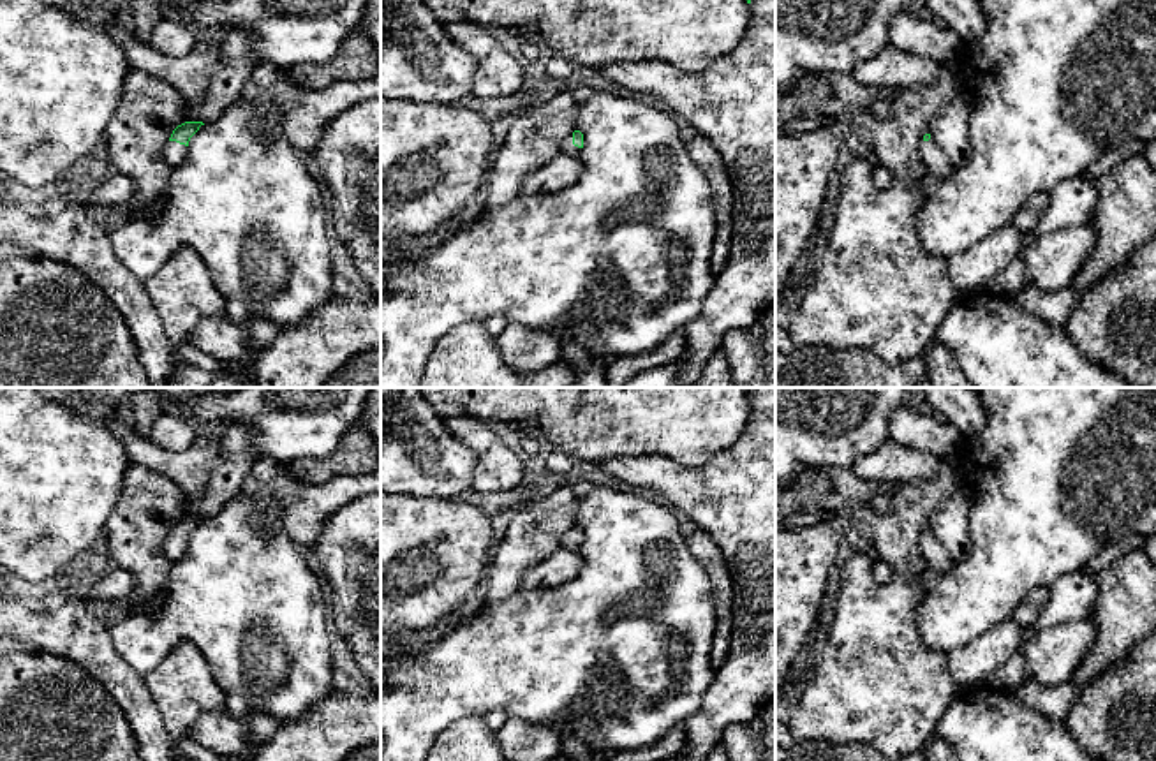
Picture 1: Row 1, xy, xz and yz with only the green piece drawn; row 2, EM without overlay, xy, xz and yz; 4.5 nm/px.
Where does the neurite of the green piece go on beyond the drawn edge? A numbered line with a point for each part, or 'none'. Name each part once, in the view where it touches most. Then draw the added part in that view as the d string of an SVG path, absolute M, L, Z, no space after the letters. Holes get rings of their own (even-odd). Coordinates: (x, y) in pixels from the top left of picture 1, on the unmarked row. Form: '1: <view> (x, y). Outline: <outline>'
1: xy (175, 546). Outline: M167 536L164 550L171 564L176 564L183 557L183 553L187 551L187 544L189 541L185 539Z

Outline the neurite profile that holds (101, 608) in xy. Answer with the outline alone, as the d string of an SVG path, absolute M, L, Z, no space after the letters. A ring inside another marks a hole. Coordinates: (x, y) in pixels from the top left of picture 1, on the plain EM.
M88 588L85 590L78 590L78 595L83 599L83 602L86 604L86 608L102 622L107 624L106 617L111 611L111 606L115 601L107 601L107 599L99 599L97 595L90 594Z

